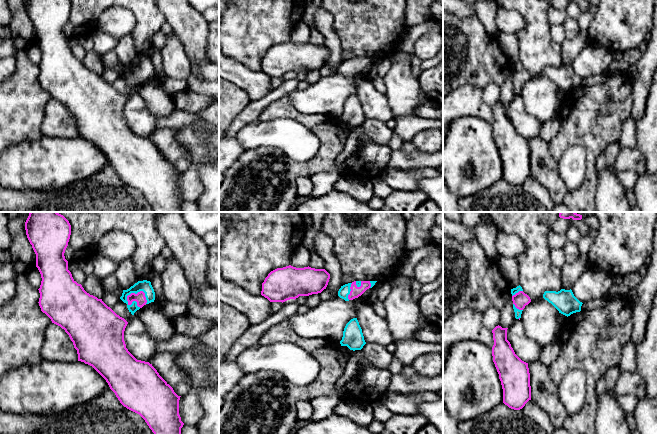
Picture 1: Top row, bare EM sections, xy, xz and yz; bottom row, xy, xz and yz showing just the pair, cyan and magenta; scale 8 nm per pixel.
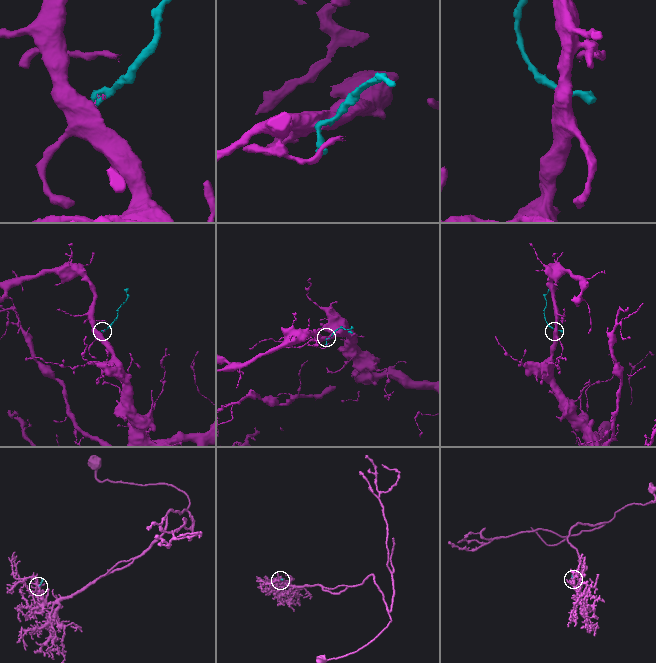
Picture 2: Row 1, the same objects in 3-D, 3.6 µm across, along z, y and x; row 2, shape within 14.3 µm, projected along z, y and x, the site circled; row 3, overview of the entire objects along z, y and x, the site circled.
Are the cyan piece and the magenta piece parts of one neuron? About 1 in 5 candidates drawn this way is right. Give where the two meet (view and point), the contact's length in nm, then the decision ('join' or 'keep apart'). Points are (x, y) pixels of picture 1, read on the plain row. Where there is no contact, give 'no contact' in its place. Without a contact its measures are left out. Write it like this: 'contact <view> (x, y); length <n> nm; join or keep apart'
contact xy (140, 66); length 180 nm; join

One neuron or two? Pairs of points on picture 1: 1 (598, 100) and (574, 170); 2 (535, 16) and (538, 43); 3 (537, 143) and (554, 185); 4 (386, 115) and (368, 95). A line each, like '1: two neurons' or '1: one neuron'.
1: two neurons
2: one neuron
3: one neuron
4: one neuron

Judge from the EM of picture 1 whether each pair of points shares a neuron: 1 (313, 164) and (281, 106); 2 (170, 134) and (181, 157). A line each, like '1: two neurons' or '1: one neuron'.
1: one neuron
2: one neuron

